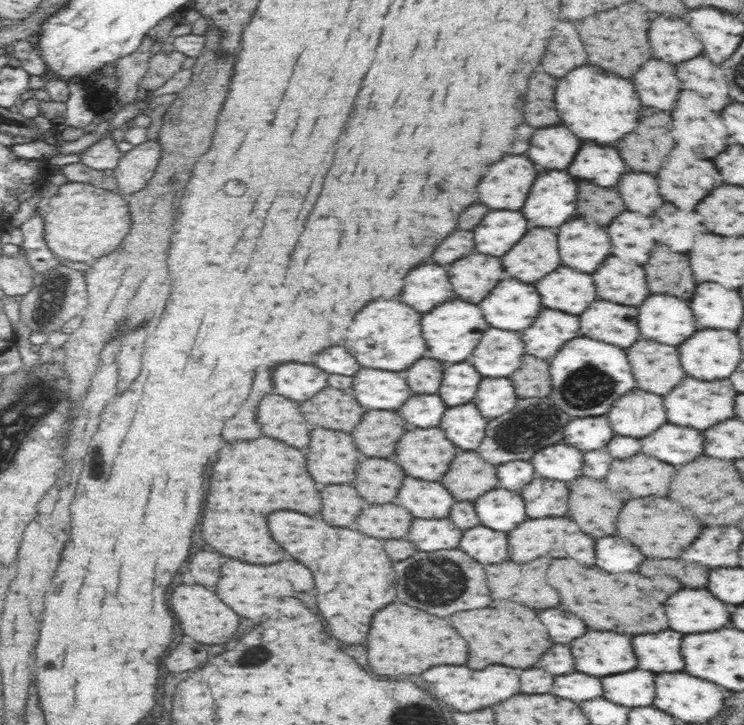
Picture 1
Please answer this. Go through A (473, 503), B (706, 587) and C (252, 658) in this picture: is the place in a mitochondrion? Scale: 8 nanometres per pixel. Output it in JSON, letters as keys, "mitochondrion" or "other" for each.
{"A":"other","B":"other","C":"mitochondrion"}

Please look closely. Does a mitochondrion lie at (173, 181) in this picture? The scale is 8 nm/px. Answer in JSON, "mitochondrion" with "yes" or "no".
{"mitochondrion":"no"}

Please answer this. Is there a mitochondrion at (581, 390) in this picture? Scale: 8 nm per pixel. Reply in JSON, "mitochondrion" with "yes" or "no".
{"mitochondrion":"yes"}

